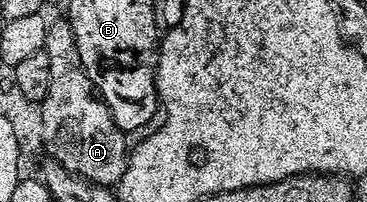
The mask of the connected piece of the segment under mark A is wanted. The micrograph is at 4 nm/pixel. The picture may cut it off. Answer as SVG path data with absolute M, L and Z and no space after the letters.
M66 18L52 19L47 25L43 53L49 58L49 94L38 105L39 128L50 159L61 162L65 170L94 184L118 185L127 169L128 133L113 122L113 114L91 87L87 69L77 54L77 38Z

